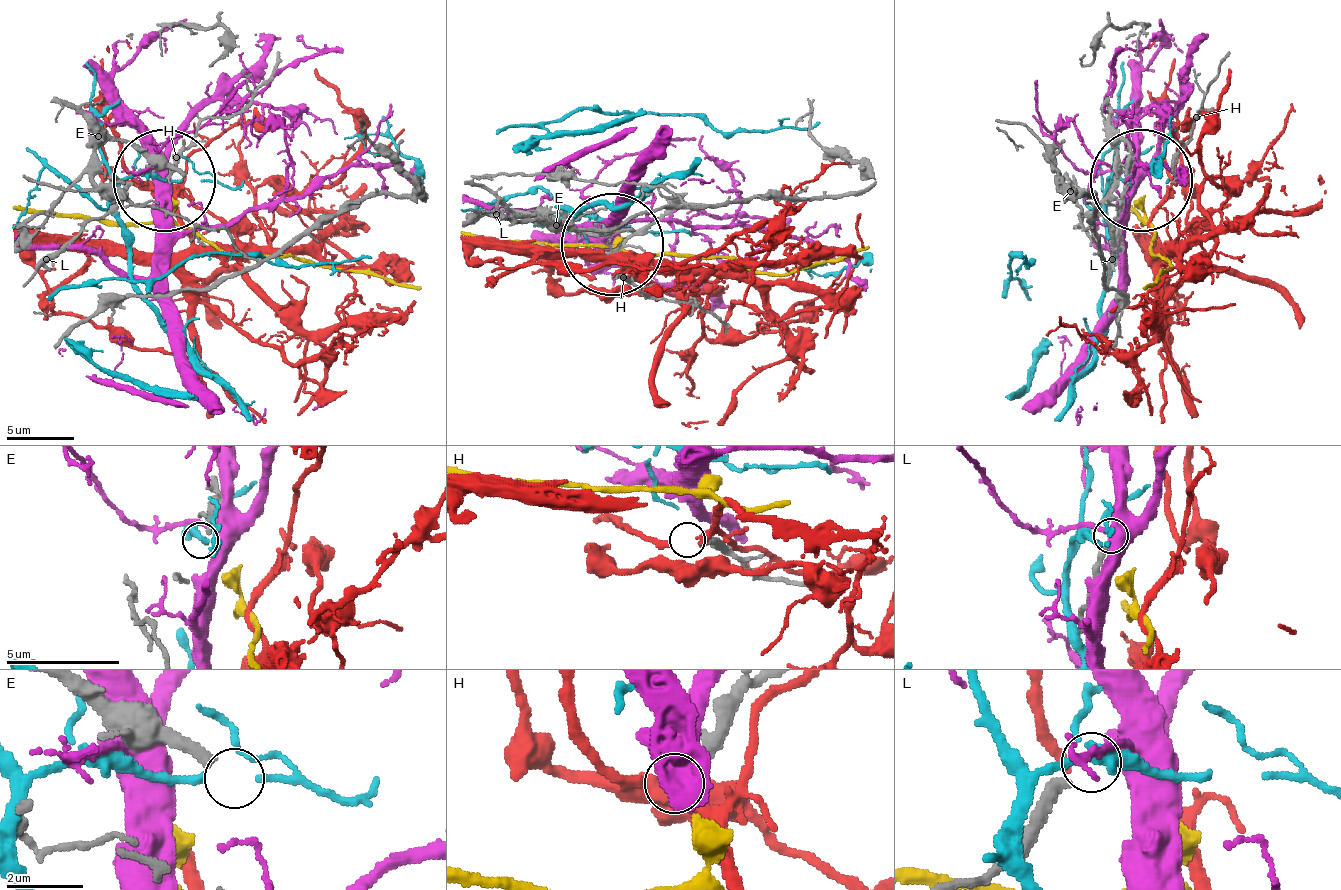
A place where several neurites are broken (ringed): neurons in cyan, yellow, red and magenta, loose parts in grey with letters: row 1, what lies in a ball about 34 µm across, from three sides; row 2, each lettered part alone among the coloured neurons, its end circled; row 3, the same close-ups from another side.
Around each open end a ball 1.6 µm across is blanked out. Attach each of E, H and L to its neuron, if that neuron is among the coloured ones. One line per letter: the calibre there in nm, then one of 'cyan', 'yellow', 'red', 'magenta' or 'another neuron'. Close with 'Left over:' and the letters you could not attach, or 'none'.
E: 300 nm | another neuron
H: 200 nm | another neuron
L: 280 nm | another neuron
Left over: E, H, L

